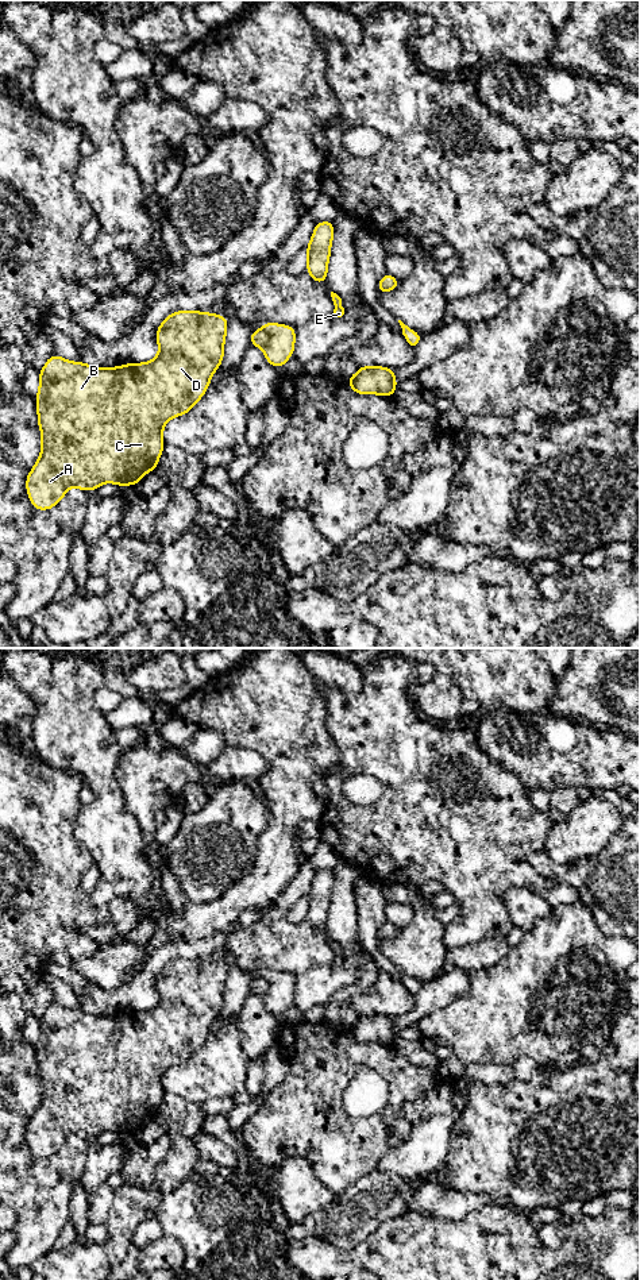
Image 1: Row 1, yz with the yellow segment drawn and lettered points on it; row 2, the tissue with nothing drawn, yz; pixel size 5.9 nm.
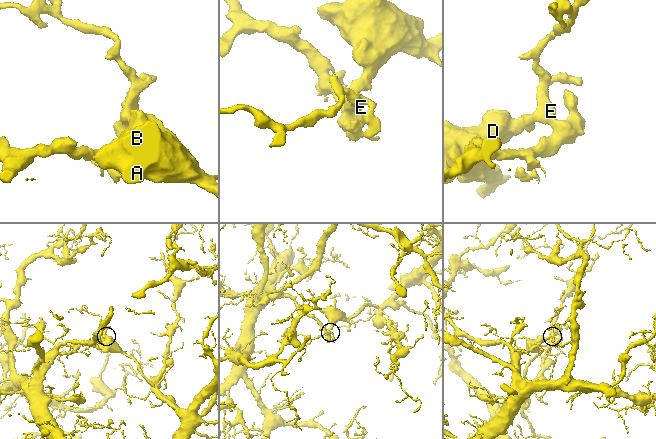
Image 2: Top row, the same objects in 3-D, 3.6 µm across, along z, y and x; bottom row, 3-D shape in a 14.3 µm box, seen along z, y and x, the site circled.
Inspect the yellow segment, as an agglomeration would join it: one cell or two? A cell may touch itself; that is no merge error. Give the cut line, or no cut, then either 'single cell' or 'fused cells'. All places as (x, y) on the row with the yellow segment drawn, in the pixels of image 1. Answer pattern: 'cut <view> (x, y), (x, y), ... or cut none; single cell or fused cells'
cut yz (261, 328), (268, 334), (268, 343), (263, 347); fused cells

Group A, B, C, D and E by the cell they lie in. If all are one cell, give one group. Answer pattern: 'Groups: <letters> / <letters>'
Groups: A B C D / E

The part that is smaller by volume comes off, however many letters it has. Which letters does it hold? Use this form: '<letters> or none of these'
A, B, C, D

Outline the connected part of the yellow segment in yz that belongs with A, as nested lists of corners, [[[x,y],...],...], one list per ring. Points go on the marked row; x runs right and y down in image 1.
[[[177,311],[166,316],[157,328],[159,352],[150,362],[95,367],[66,361],[57,354],[49,356],[39,371],[39,390],[35,397],[42,446],[41,456],[26,478],[31,505],[38,510],[49,510],[63,500],[72,486],[84,491],[97,490],[107,482],[120,487],[136,486],[146,473],[155,471],[165,446],[162,431],[170,419],[188,415],[204,397],[224,358],[227,328],[228,320],[223,315]]]

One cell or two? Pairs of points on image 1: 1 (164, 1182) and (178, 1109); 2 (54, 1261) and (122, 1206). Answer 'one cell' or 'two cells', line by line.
1: one cell
2: one cell

